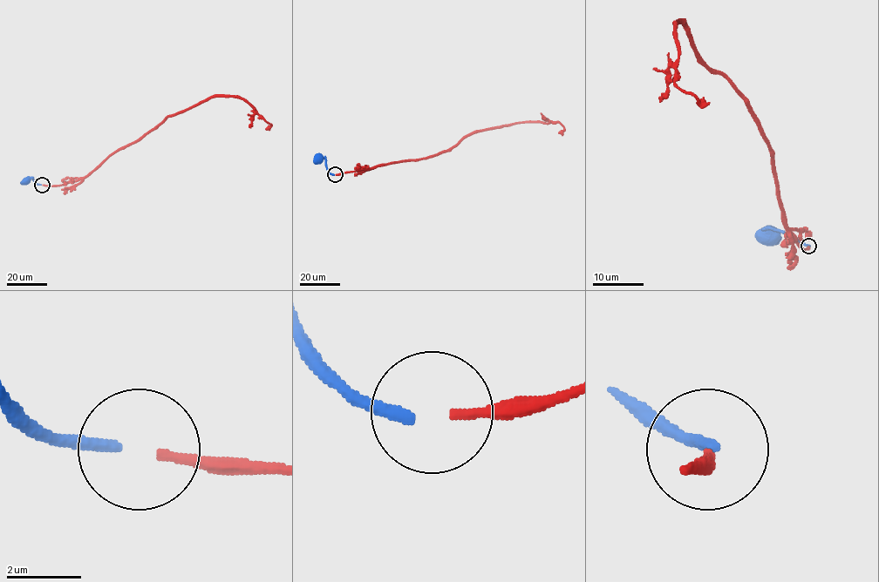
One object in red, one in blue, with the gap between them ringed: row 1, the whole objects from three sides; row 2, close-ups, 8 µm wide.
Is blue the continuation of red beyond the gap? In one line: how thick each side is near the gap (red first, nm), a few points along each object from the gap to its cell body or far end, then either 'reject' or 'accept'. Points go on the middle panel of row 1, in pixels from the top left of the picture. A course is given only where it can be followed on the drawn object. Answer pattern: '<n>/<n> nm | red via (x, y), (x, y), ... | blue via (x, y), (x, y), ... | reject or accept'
240/320 nm | red via (336, 174), (431, 157), (450, 151), (473, 133), (518, 123), (558, 122), (564, 128), (558, 132) | blue via (333, 174), (328, 171), (325, 159), (319, 159) | accept

